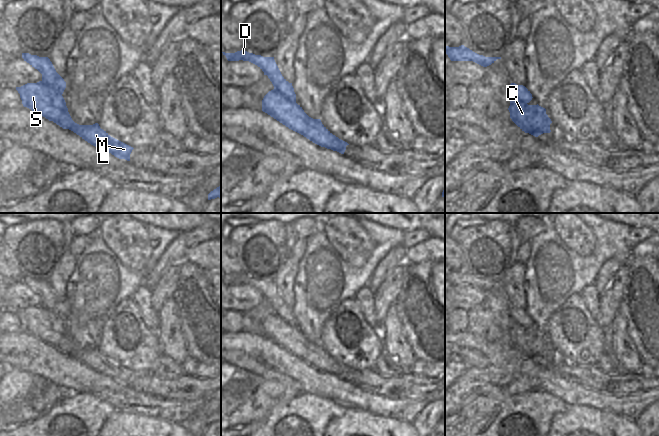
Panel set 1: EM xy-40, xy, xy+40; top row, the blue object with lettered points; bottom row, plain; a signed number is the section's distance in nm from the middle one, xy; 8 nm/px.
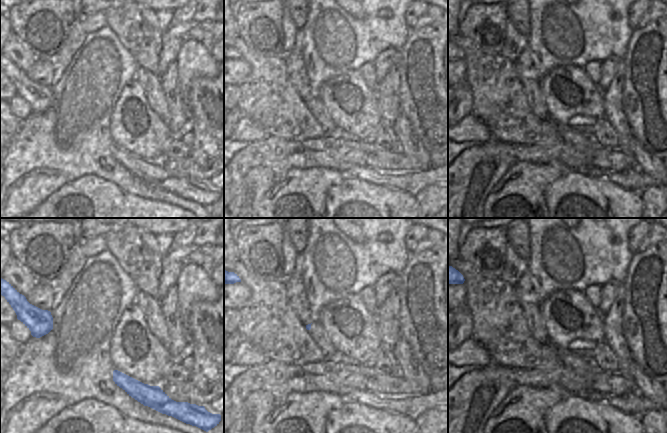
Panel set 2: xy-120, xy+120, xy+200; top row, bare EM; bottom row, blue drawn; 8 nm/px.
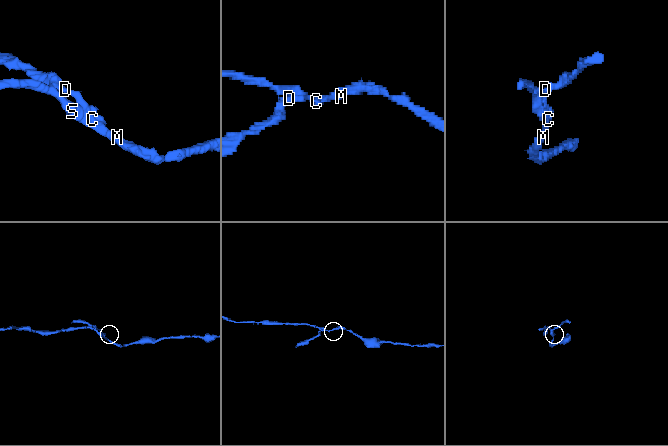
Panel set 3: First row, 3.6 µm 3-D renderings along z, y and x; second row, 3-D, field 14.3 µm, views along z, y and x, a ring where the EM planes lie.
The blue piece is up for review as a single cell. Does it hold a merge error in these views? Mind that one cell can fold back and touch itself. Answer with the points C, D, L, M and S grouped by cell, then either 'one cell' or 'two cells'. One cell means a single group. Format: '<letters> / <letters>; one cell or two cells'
C L M S / D; two cells

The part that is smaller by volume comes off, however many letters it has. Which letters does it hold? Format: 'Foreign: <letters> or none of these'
Foreign: D

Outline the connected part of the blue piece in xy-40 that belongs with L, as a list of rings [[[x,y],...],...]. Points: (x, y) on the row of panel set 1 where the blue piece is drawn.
[[[43,81],[27,83],[16,87],[16,90],[20,94],[24,107],[53,121],[63,129],[73,131],[91,145],[103,149],[119,159],[130,161],[133,147],[111,137],[100,128],[98,123],[93,125],[75,123],[68,112],[63,96],[47,83]]]

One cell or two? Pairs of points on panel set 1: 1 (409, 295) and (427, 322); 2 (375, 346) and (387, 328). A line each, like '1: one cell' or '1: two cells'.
1: one cell
2: two cells

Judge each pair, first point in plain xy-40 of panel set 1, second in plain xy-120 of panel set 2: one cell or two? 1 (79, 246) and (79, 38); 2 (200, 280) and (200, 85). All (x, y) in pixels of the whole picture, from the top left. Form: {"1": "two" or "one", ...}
{"1": "two", "2": "one"}

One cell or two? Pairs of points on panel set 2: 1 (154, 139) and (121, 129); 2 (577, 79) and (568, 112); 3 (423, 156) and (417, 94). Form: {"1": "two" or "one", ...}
{"1": "one", "2": "one", "3": "two"}

